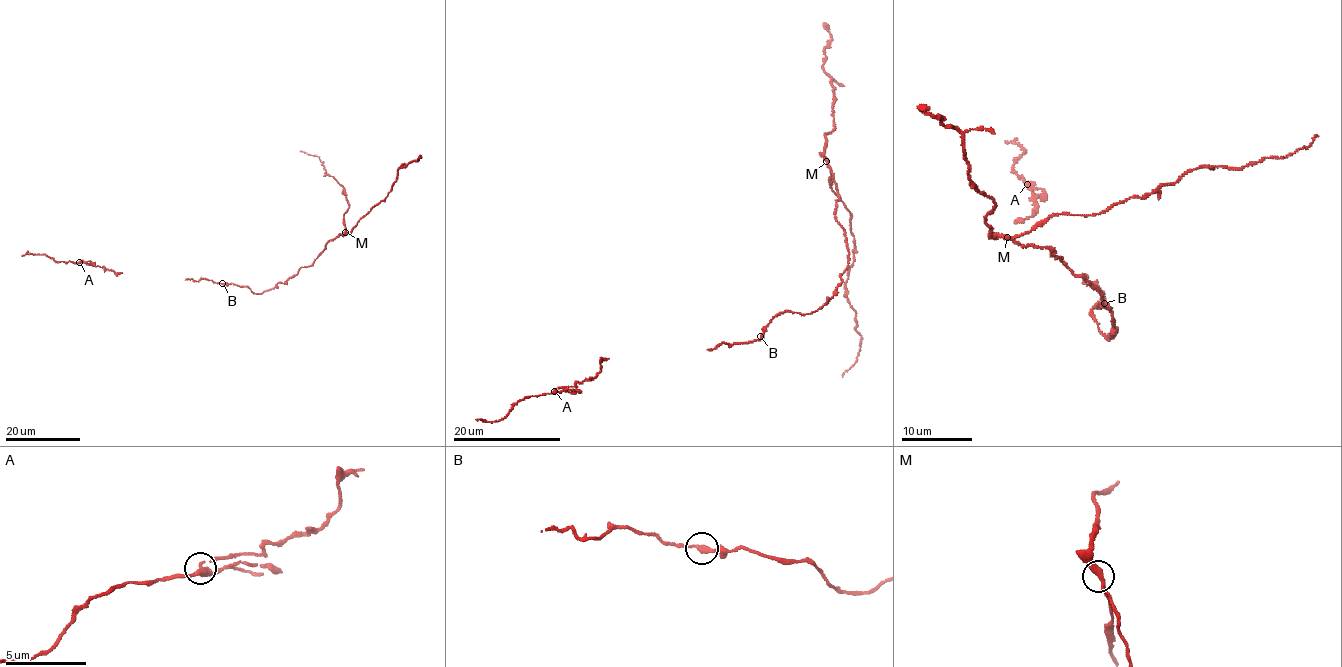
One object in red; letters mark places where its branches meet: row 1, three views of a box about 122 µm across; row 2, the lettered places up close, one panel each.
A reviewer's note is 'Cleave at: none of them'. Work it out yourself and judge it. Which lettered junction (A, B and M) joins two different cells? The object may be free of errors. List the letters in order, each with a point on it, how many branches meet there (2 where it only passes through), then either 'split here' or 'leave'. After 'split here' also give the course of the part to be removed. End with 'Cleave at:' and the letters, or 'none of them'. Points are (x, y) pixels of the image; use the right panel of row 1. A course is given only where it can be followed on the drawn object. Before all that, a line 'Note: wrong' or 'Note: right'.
Note: wrong
A: at (1027, 184); 3 branches meet; split here; foreign part runs (1027, 184), (1034, 195), (1032, 200), (1038, 205), (1032, 217), (1024, 220)
B: at (1104, 303); 2 branches meet; leave
M: at (1007, 237); 3 branches meet; leave
Cleave at: A

